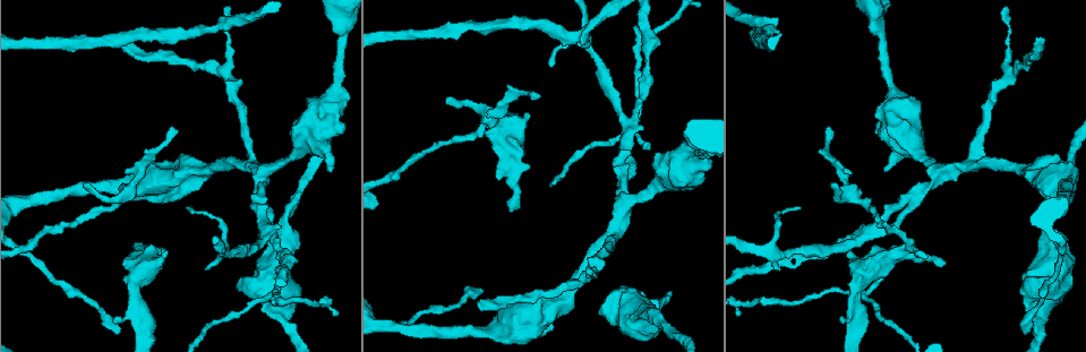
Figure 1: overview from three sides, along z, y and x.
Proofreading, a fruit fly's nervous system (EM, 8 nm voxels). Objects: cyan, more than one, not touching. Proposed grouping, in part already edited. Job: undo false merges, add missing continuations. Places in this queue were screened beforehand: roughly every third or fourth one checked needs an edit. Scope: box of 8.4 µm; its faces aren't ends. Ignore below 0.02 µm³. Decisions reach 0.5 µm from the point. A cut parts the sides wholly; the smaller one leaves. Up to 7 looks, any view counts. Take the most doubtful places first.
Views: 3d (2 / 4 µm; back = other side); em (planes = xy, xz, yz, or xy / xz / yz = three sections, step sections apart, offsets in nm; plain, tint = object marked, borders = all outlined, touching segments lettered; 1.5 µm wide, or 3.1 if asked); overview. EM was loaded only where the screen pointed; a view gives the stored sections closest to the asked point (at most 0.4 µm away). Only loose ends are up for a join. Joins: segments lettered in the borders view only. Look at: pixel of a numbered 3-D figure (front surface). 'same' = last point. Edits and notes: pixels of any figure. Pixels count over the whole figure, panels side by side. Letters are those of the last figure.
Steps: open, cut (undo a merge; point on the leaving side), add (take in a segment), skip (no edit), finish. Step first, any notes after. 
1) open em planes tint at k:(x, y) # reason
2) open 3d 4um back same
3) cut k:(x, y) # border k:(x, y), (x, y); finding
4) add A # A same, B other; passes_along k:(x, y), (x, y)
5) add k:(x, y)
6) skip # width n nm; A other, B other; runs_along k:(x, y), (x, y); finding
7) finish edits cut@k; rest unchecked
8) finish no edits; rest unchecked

open 3d 4um at 1:(626, 130) # branch point

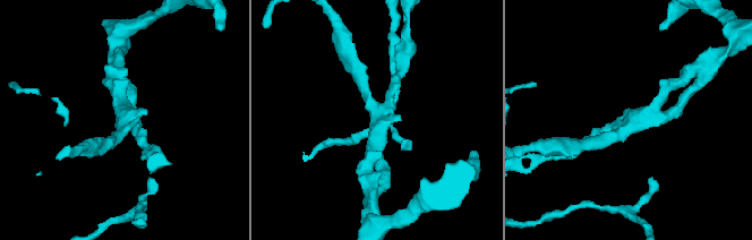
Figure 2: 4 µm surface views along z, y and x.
open em xz step 8 tint at 2:(119, 127) # shape alone is not enough

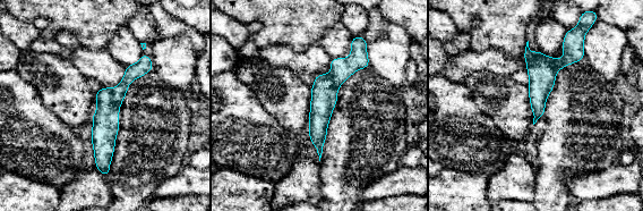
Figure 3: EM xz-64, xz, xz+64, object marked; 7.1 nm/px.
open em planes borders same

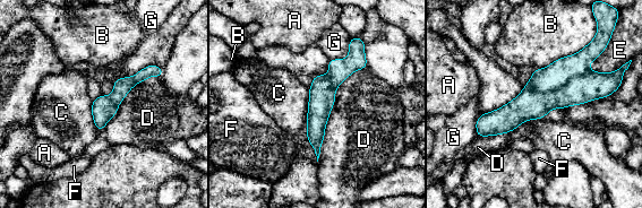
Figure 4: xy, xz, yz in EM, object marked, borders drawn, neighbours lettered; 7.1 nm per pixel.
cut 4:(547, 79) # A other, B other, C other, D other, E other, F other, G other; two neurons meet here

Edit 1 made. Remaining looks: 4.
open overview

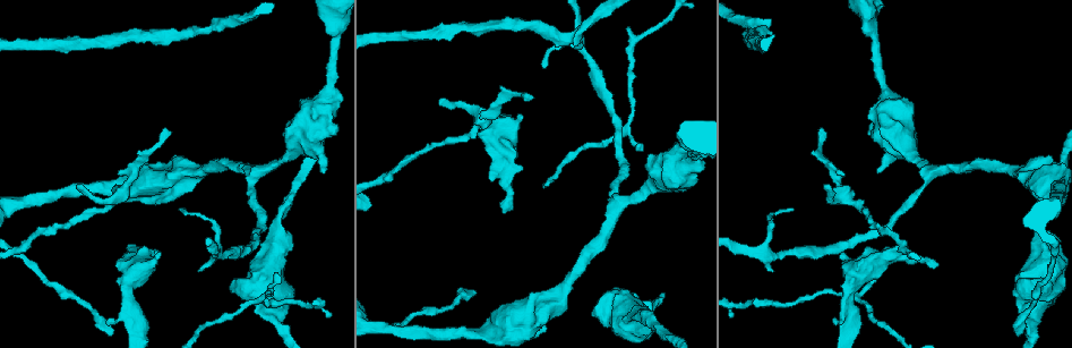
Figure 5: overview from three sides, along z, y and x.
open em yz step 4 tint at 5:(158, 252) # branch stops here

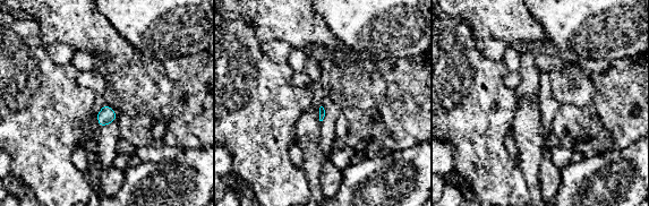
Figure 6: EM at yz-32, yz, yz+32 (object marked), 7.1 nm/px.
open em xy step 8 tint same

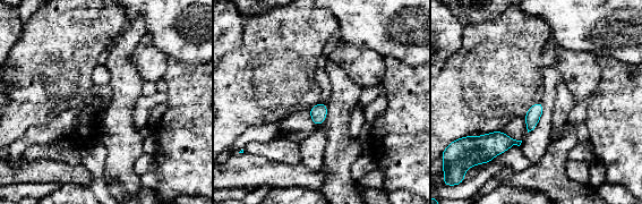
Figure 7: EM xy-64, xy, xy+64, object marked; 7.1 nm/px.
open em xy step 8 borders same

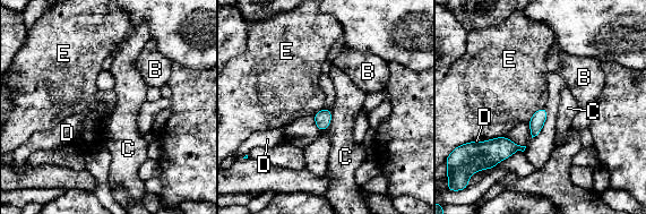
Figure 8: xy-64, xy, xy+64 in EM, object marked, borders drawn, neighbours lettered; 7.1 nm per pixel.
skip # B other, C other, D other, E other; border 8:(544, 105), (527, 121); none of them fits

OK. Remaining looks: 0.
finish edits cut@4; rest unchecked

